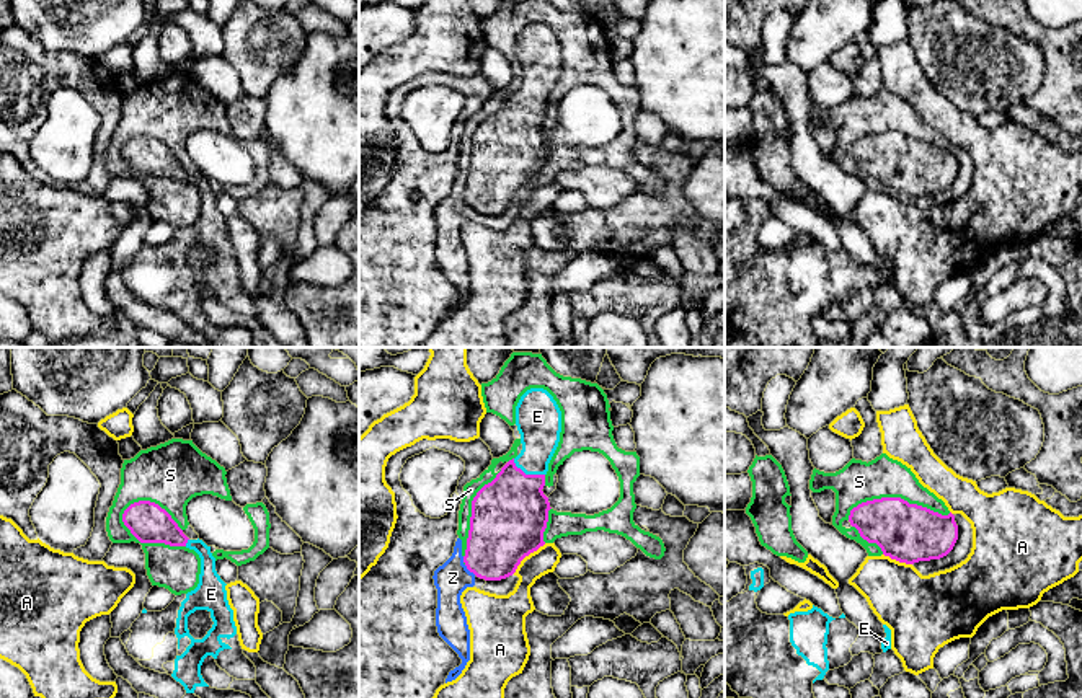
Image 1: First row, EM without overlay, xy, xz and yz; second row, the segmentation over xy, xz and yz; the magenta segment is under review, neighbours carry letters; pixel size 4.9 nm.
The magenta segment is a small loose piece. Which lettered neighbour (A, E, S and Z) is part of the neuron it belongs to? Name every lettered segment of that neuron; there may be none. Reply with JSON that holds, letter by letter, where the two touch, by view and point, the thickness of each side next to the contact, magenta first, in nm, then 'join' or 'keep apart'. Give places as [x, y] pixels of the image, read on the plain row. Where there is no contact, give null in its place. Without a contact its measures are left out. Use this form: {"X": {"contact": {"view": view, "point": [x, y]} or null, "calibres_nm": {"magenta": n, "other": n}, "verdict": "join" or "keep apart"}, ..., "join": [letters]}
{"A": {"contact": {"view": "xz", "point": [527, 189]}, "calibres_nm": {"magenta": 380, "other": 140}, "verdict": "keep apart"}, "E": {"contact": {"view": "xz", "point": [527, 110]}, "calibres_nm": {"magenta": 380, "other": 200}, "verdict": "join"}, "S": {"contact": {"view": "xy", "point": [147, 176]}, "calibres_nm": {"magenta": 190, "other": 220}, "verdict": "keep apart"}, "Z": {"contact": {"view": "xz", "point": [470, 206]}, "calibres_nm": {"magenta": 320, "other": 170}, "verdict": "keep apart"}, "join": ["E"]}

